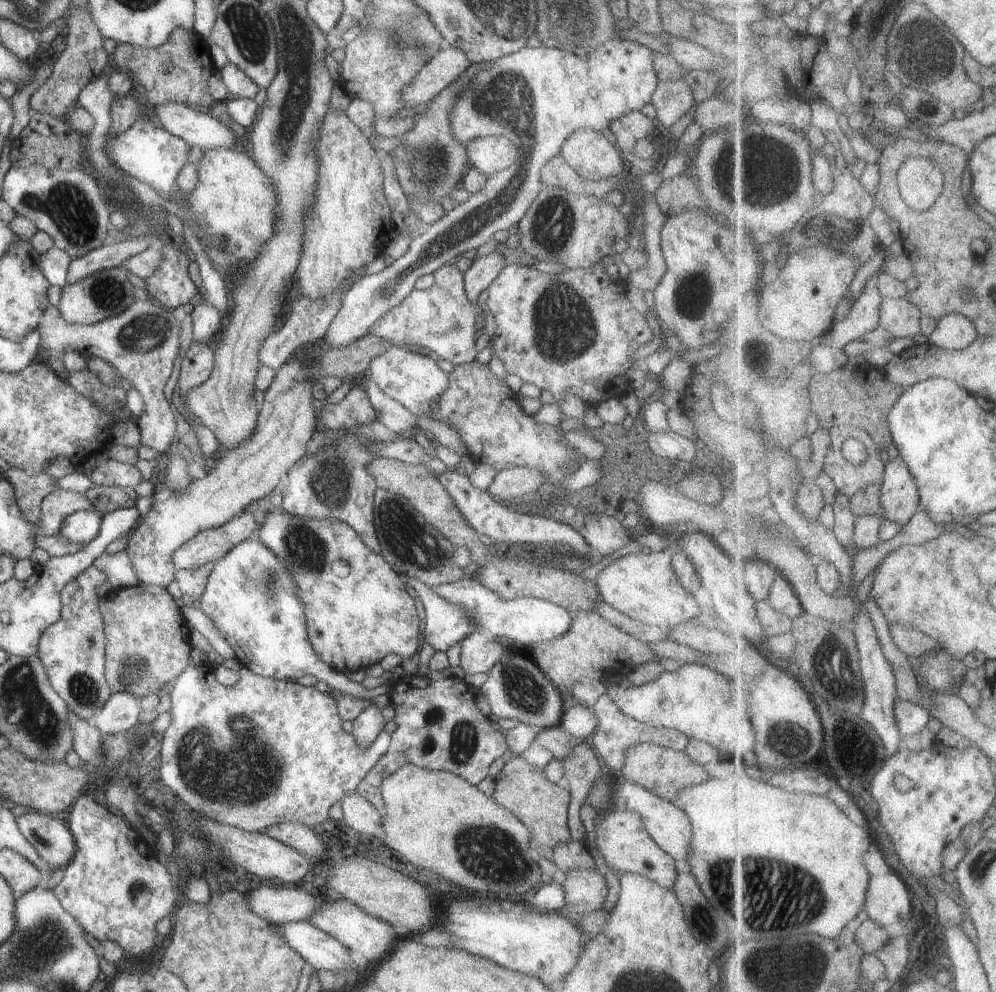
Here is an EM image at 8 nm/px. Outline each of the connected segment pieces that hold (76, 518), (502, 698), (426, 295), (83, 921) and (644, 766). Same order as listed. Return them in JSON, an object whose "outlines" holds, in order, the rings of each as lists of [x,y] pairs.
{"outlines":[[[[80,510],[66,516],[62,522],[62,534],[68,542],[85,545],[98,536],[101,526],[101,515],[92,510]]],[[[517,652],[507,655],[496,662],[488,672],[488,679],[482,684],[479,691],[488,700],[491,713],[499,718],[512,718],[528,726],[536,726],[539,731],[546,728],[556,728],[562,720],[562,702],[565,694],[556,688],[556,685],[538,668],[538,665]]],[[[446,263],[434,275],[432,287],[408,294],[398,306],[370,326],[368,334],[402,347],[428,348],[454,366],[470,364],[478,354],[475,338],[477,314],[465,291],[463,272],[453,264]]],[[[85,792],[78,796],[63,817],[76,845],[74,857],[64,868],[64,878],[53,888],[64,910],[76,918],[84,932],[100,943],[104,940],[116,942],[126,955],[141,956],[158,943],[163,943],[154,928],[158,920],[176,910],[182,897],[166,865],[155,857],[154,849],[130,824],[124,822],[124,818],[110,812],[100,799],[93,798],[92,793]]],[[[642,743],[638,744],[638,746],[632,746],[628,750],[626,764],[624,764],[620,774],[622,774],[624,780],[632,782],[632,784],[640,784],[642,788],[646,788],[650,792],[652,792],[652,786],[654,786],[654,794],[658,794],[662,800],[668,800],[668,802],[672,803],[676,803],[680,790],[684,790],[686,786],[696,786],[696,784],[700,784],[700,782],[704,782],[708,778],[704,774],[702,766],[694,764],[686,754],[674,752],[670,748]]]]}

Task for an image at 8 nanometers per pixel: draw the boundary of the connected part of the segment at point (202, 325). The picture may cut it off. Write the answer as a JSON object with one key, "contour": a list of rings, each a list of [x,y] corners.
{"contour":[[[210,302],[197,305],[191,312],[193,324],[193,342],[210,344],[215,340],[216,334],[222,326],[222,315]]]}

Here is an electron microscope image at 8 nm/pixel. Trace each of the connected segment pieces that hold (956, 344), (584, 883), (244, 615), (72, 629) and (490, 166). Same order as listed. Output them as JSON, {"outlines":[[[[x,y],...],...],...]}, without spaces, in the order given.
{"outlines":[[[[960,313],[947,314],[939,322],[930,343],[948,350],[964,350],[980,338],[978,325],[969,316]]],[[[598,868],[596,872],[587,869],[570,870],[561,886],[566,894],[563,912],[573,918],[602,909],[608,896],[606,878]]],[[[257,537],[240,542],[224,558],[215,562],[200,598],[199,609],[230,644],[240,664],[258,676],[297,682],[308,674],[326,682],[330,690],[369,702],[374,696],[390,691],[390,683],[368,690],[361,683],[346,678],[345,673],[328,666],[316,654],[308,636],[305,606],[290,570],[282,564],[274,550],[264,546]]],[[[90,565],[85,572],[70,580],[62,588],[62,610],[58,622],[48,626],[38,640],[38,658],[48,672],[50,684],[76,716],[91,723],[94,714],[102,710],[113,693],[105,676],[106,634],[98,610],[98,588],[107,578],[102,570]]],[[[504,136],[474,138],[466,148],[469,165],[488,177],[508,168],[518,156],[516,145]]]]}

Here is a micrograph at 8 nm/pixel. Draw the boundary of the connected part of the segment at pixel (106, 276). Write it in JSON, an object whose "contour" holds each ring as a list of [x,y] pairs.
{"contour":[[[118,266],[92,273],[88,278],[76,282],[76,284],[65,284],[61,288],[61,298],[56,303],[62,318],[68,324],[96,324],[113,316],[122,314],[125,308],[130,308],[136,300],[134,286],[127,277],[129,270],[127,266]]]}

